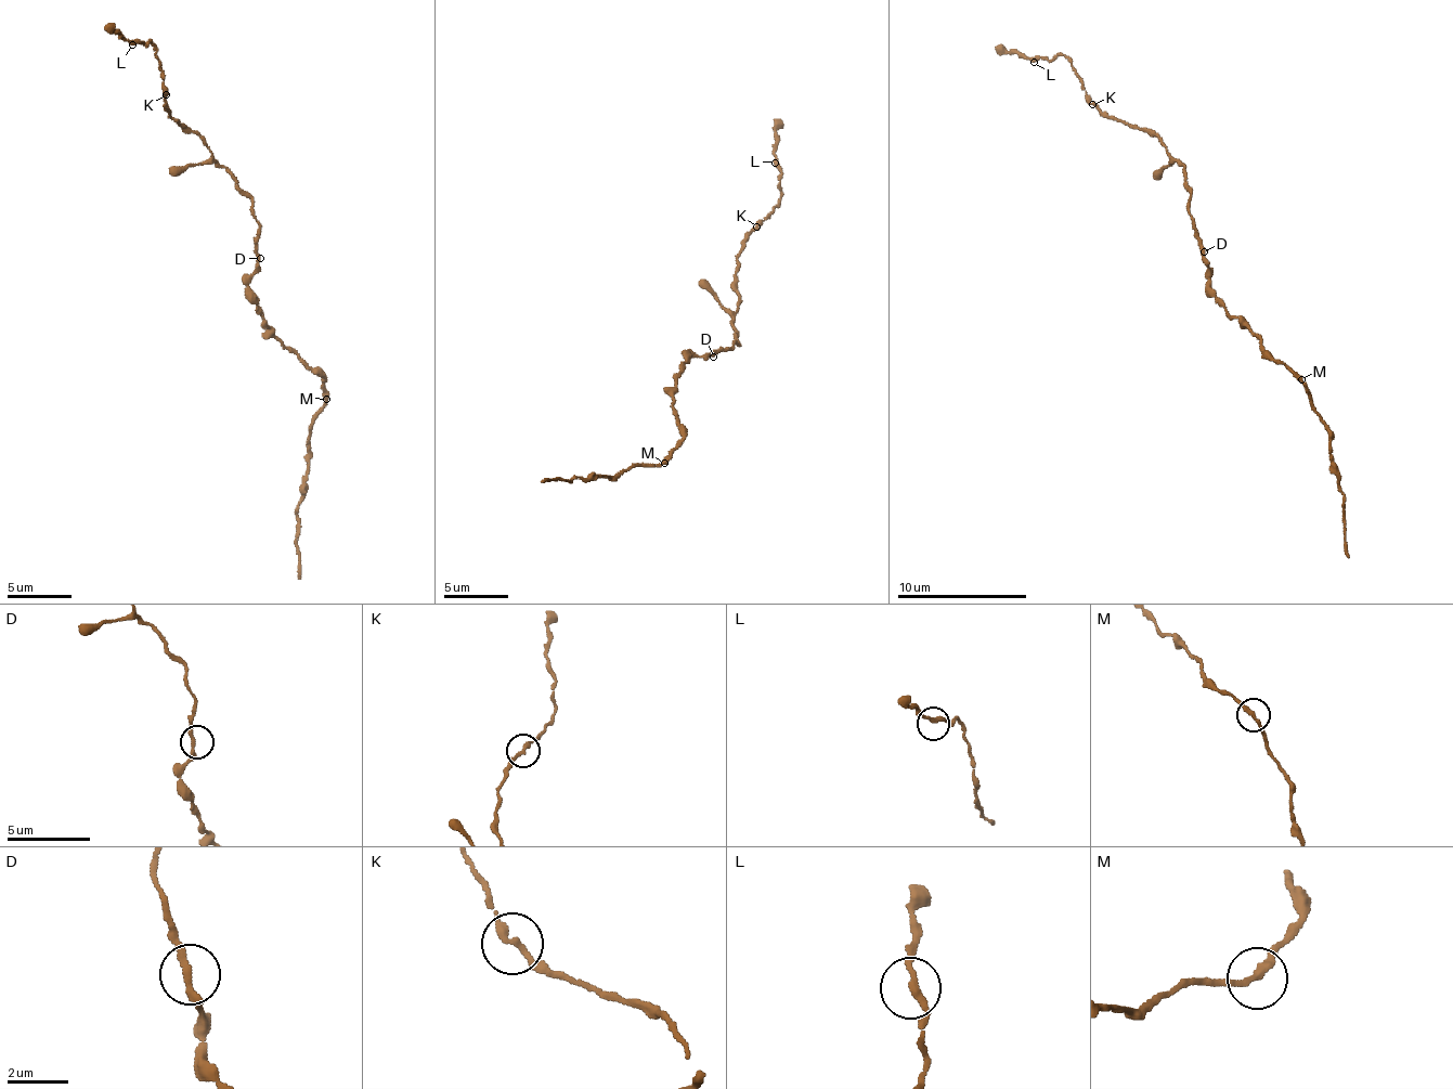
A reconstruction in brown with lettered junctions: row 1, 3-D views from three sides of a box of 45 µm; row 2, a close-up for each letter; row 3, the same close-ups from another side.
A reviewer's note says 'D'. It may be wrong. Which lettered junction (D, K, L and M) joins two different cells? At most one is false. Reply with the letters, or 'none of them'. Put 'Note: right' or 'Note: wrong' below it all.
none of them
Note: wrong

